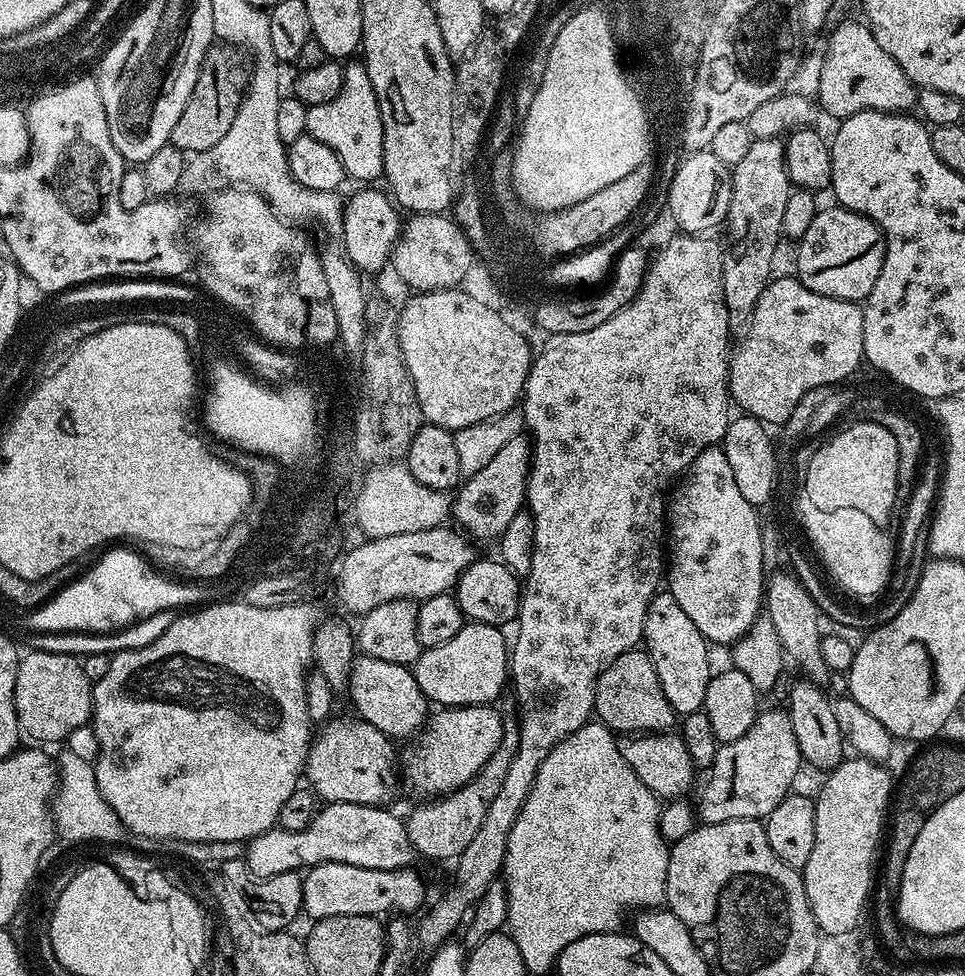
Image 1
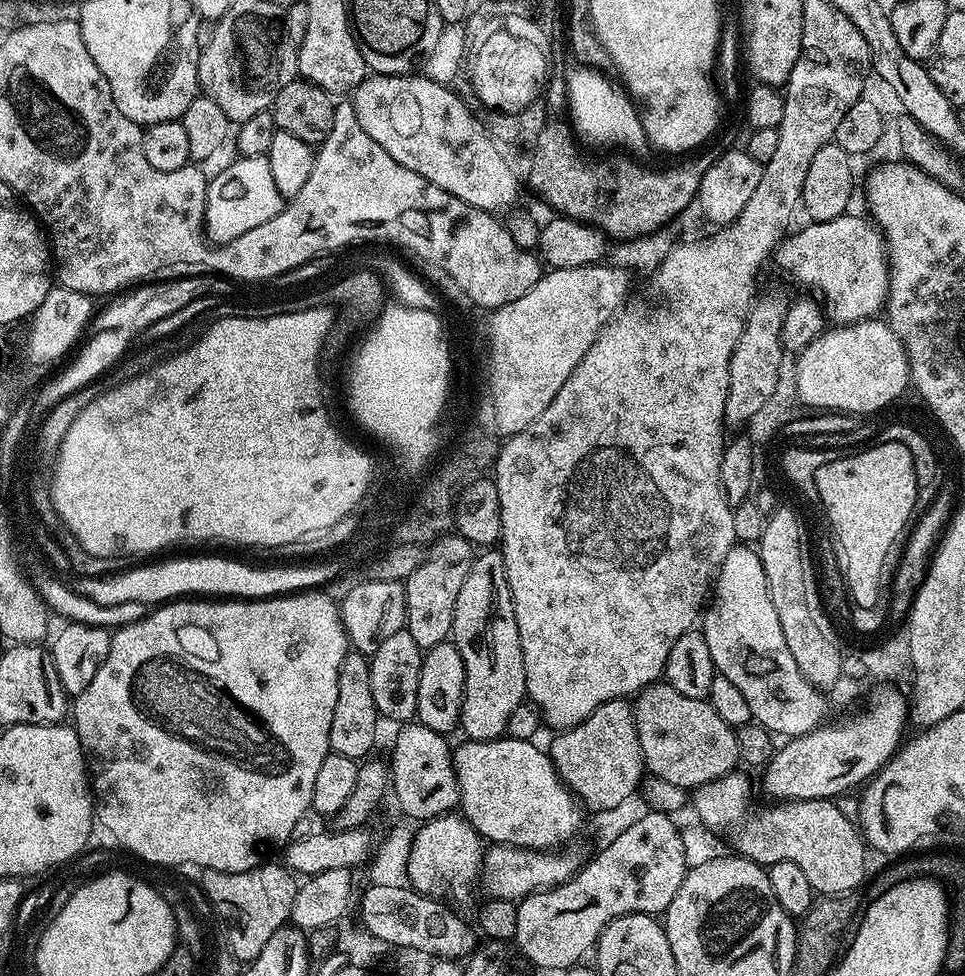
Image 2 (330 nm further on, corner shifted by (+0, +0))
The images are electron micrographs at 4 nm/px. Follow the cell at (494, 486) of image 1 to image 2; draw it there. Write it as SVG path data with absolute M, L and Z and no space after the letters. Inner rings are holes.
M445 534L427 549L422 566L410 574L404 584L404 597L408 607L406 630L421 650L445 643L451 637L458 590L466 582L474 559L474 545L459 534ZM473 551L473 552L472 552Z

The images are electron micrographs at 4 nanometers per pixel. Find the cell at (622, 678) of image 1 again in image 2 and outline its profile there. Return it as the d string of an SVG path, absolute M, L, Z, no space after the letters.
M657 682L635 697L634 707L644 767L651 775L666 778L674 786L695 790L737 771L740 750L736 729L718 718L718 710L707 699L686 698L672 684Z

